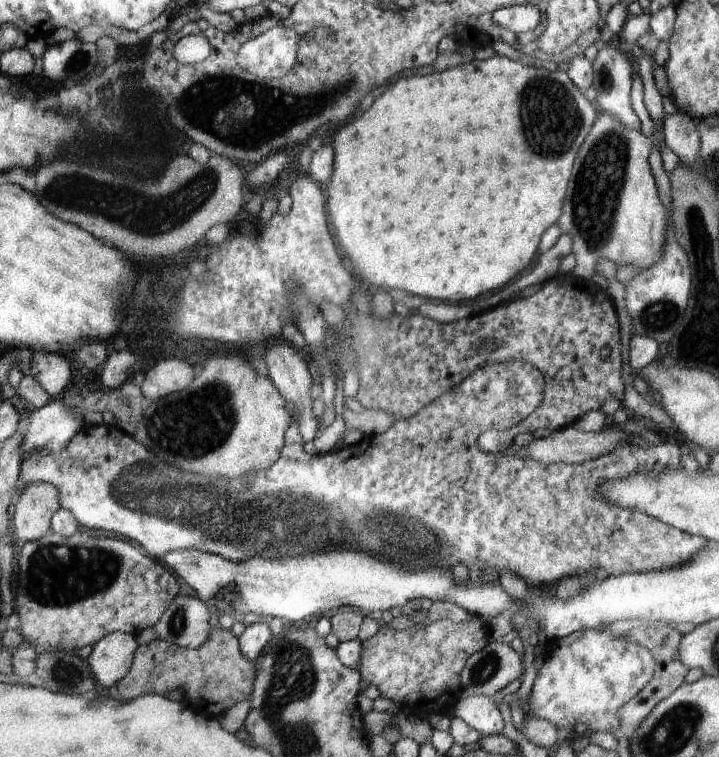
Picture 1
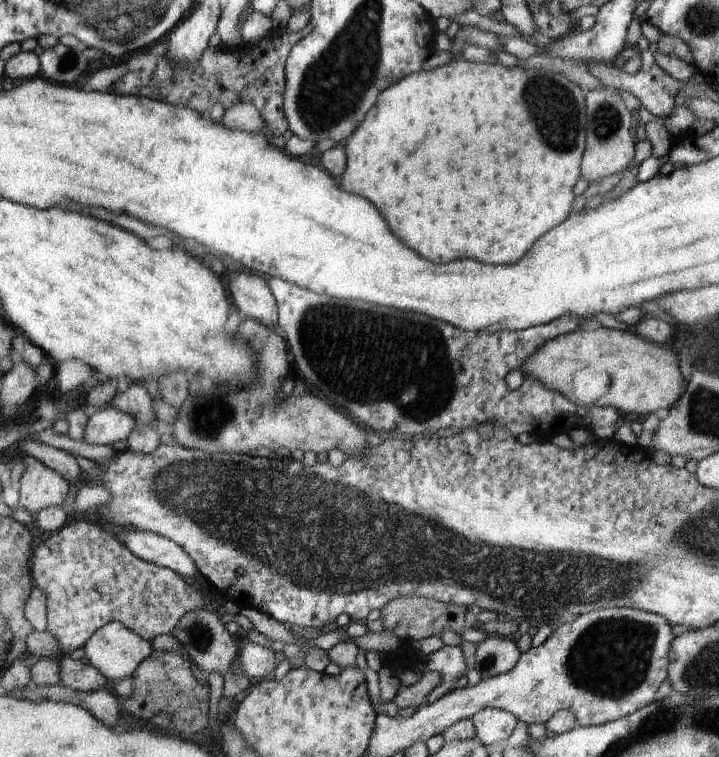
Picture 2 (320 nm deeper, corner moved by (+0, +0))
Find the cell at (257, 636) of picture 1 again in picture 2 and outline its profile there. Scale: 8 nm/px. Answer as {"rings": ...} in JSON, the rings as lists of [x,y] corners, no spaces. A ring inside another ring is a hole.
{"rings":[[[255,643],[239,652],[237,671],[252,682],[266,678],[279,664],[279,654]]]}

